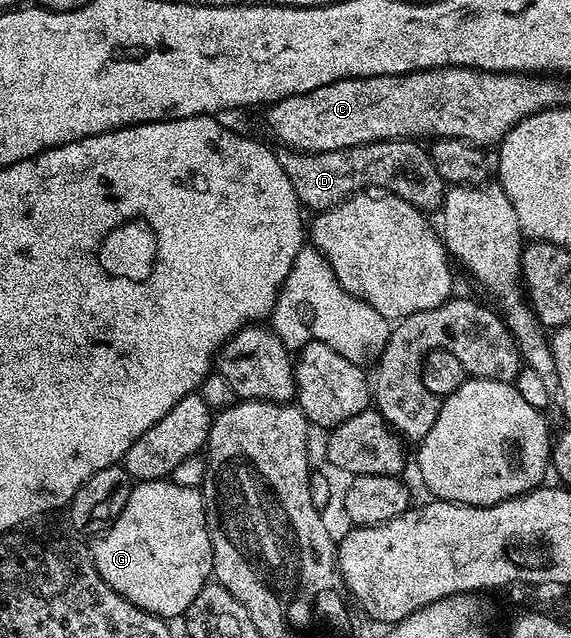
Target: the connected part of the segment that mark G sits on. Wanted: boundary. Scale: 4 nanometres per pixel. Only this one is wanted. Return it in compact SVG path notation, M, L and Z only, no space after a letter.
M168 478L138 482L131 497L127 497L127 505L123 505L123 513L119 513L109 528L92 540L91 550L99 577L103 577L115 593L131 601L131 605L166 621L173 621L176 615L177 618L184 616L191 601L199 597L213 575L213 550L205 524L205 502L201 492L196 487L175 485Z

